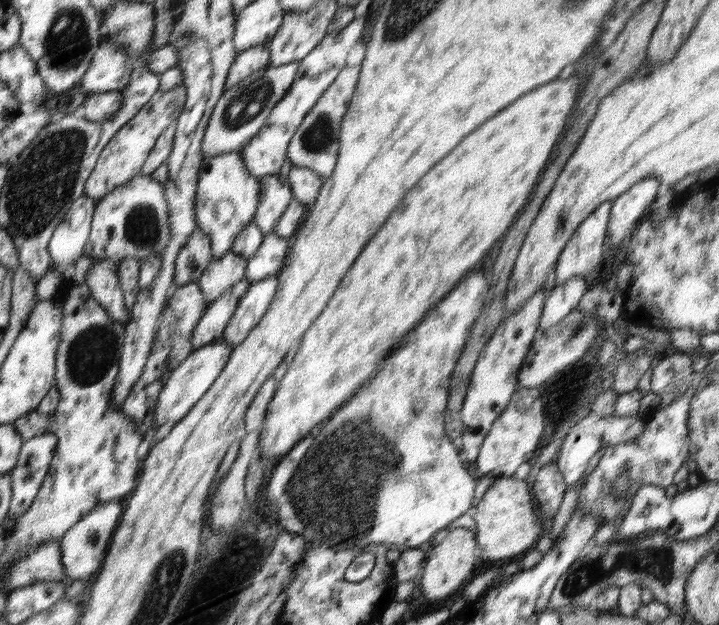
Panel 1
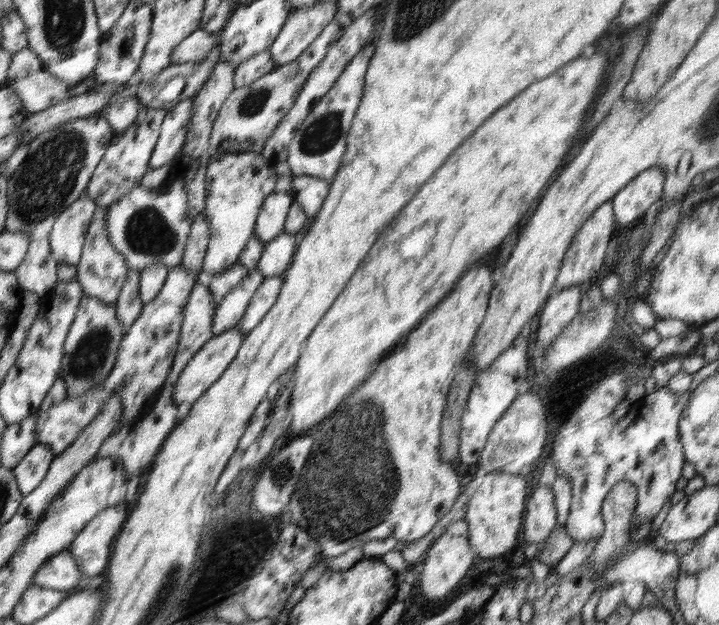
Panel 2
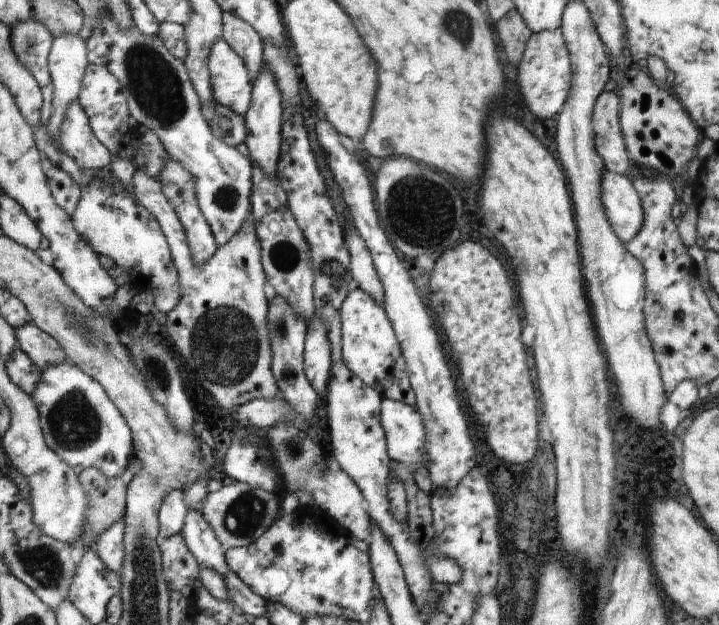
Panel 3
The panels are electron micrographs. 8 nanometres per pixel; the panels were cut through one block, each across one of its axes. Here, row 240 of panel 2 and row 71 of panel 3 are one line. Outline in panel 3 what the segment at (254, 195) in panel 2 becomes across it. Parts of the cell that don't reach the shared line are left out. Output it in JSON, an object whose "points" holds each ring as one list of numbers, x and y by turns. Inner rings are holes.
{"points":[[223,38,212,45,208,68,213,100,244,116,250,106,253,83,244,61]]}

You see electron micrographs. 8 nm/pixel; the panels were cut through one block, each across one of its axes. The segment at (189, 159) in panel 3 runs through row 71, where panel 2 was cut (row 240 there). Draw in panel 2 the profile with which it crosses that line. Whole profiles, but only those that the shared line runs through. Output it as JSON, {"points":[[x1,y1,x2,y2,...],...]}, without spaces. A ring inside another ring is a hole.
{"points":[[171,178,161,186,150,189,140,183,136,184,124,197,110,204,107,210,103,219,105,234,110,244,113,244,114,248,124,256,129,269,142,272,142,269,152,264,164,264,171,268,180,266,182,255,184,255,184,245,188,240,192,224,192,221,187,218,188,198,184,192,184,180]]}

